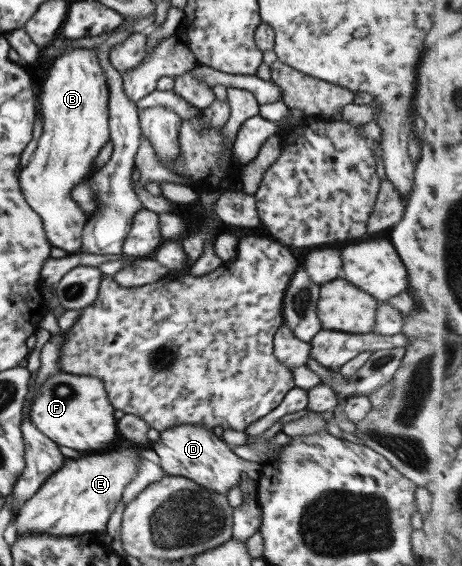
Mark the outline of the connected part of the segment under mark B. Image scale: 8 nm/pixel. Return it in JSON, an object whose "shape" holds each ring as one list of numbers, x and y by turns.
{"shape":[[92,49,70,50,48,63,48,73,42,79,43,83,36,96,36,108,42,120,41,133,26,167,19,172,17,177,21,195,26,204,40,217,50,246,62,249,66,254,74,254,80,251,81,232,88,213,78,208,78,205,69,197,69,192,77,184,84,182,95,170,92,161,109,137,107,76]]}

